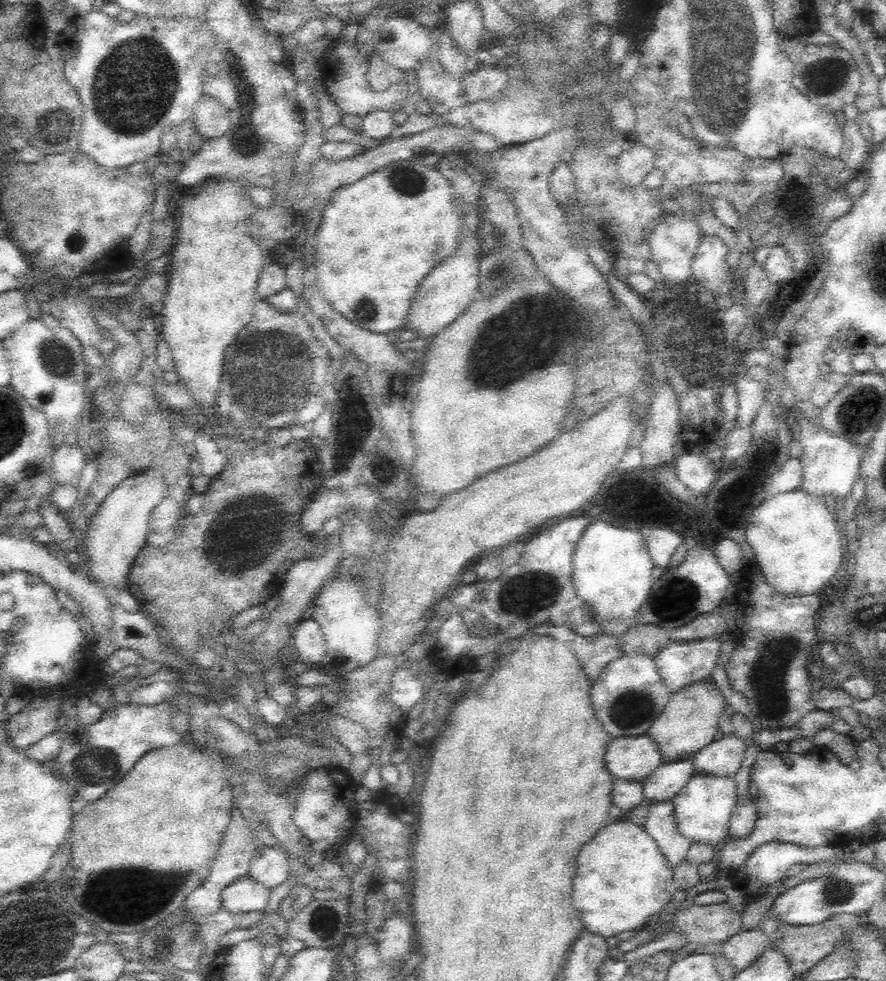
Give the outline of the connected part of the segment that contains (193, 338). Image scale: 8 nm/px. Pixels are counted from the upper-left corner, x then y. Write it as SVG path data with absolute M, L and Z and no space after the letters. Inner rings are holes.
M247 178L238 181L213 180L212 184L204 183L202 192L182 206L176 230L178 244L172 250L168 266L170 284L164 296L162 334L164 340L170 344L180 380L192 391L200 408L216 406L226 350L252 320L255 303L260 299L257 294L258 280L262 268L270 260L248 229L248 222L255 206L246 193L246 180Z

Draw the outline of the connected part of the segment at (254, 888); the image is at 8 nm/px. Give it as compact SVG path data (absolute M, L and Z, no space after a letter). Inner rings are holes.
M248 876L239 878L222 892L222 908L233 914L263 912L269 889Z

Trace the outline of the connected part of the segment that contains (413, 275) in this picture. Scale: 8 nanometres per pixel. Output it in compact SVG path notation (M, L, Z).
M417 160L391 162L352 184L333 190L321 212L322 226L312 236L316 258L317 286L336 312L376 334L403 330L416 288L422 278L442 260L447 260L460 244L462 217L454 209L452 187L436 167Z

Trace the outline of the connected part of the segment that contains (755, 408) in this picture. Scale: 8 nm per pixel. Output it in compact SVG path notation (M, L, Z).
M742 373L735 382L738 400L736 425L751 426L764 403L764 381L756 381L749 373Z

